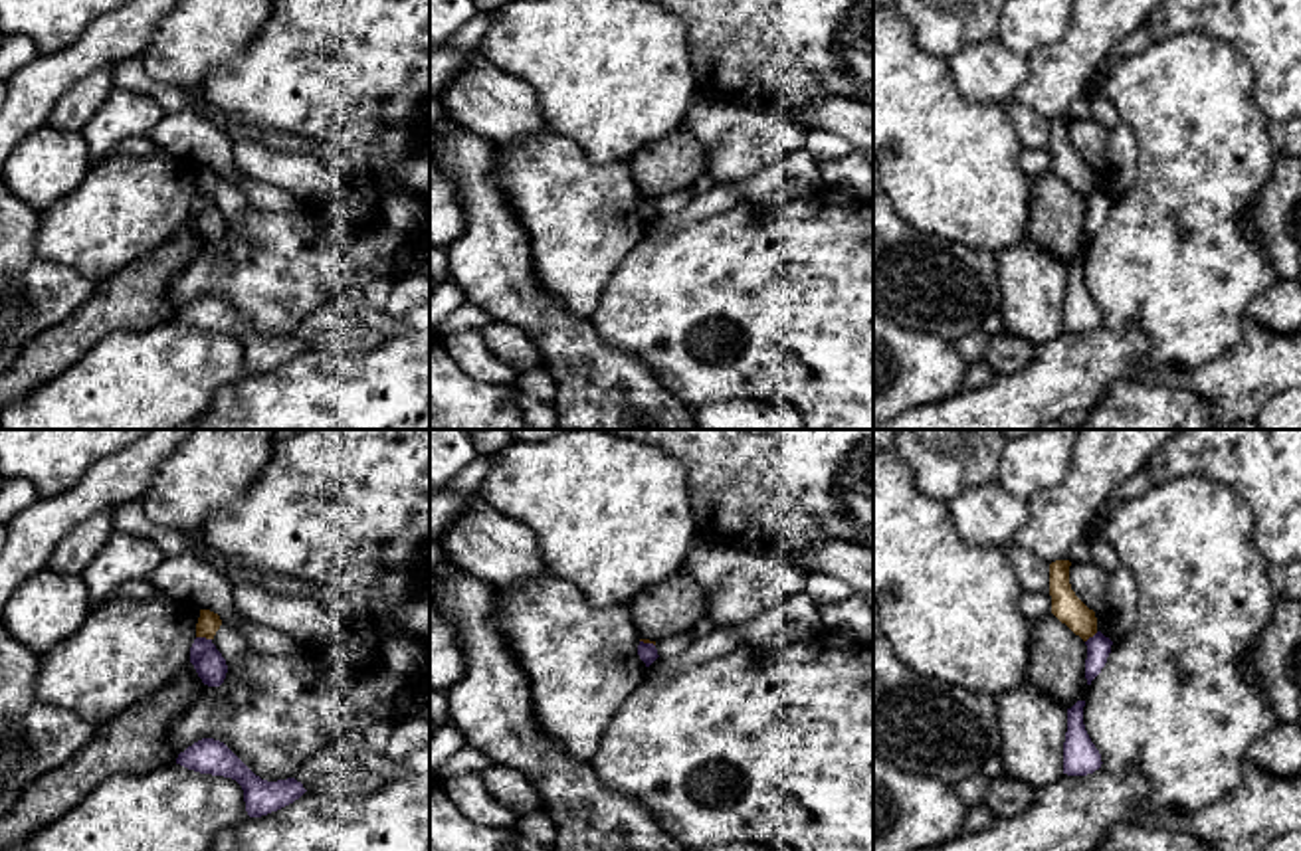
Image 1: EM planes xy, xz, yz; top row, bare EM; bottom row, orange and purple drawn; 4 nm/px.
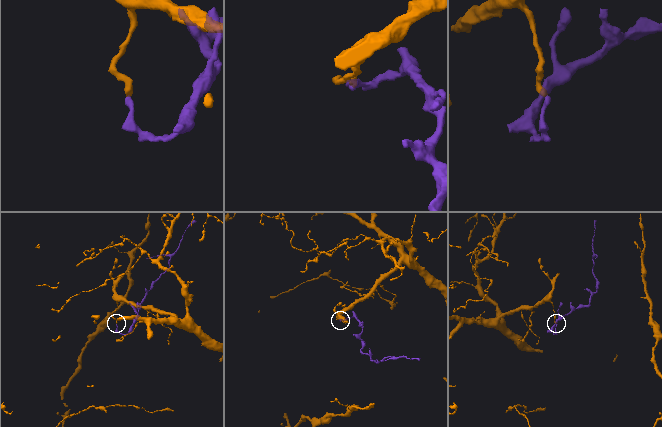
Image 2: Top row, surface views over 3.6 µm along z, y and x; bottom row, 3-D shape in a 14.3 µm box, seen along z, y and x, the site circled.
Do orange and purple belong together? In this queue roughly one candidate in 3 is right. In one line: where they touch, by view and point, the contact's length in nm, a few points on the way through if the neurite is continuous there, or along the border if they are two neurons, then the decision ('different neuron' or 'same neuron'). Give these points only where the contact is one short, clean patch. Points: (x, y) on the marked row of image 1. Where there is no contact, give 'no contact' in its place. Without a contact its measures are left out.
meets orange in xy at (204, 636); contact 70 nm long; border along xy (197, 636), (210, 640); different neuron

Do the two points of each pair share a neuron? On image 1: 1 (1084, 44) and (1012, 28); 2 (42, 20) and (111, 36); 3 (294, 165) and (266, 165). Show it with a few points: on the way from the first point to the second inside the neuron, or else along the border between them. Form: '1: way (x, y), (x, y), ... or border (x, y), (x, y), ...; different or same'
1: border (1070, 20), (1056, 42), (1040, 46), (1026, 60); different
2: border (96, 20), (72, 44), (46, 56); different
3: way (288, 165), (272, 165); same

